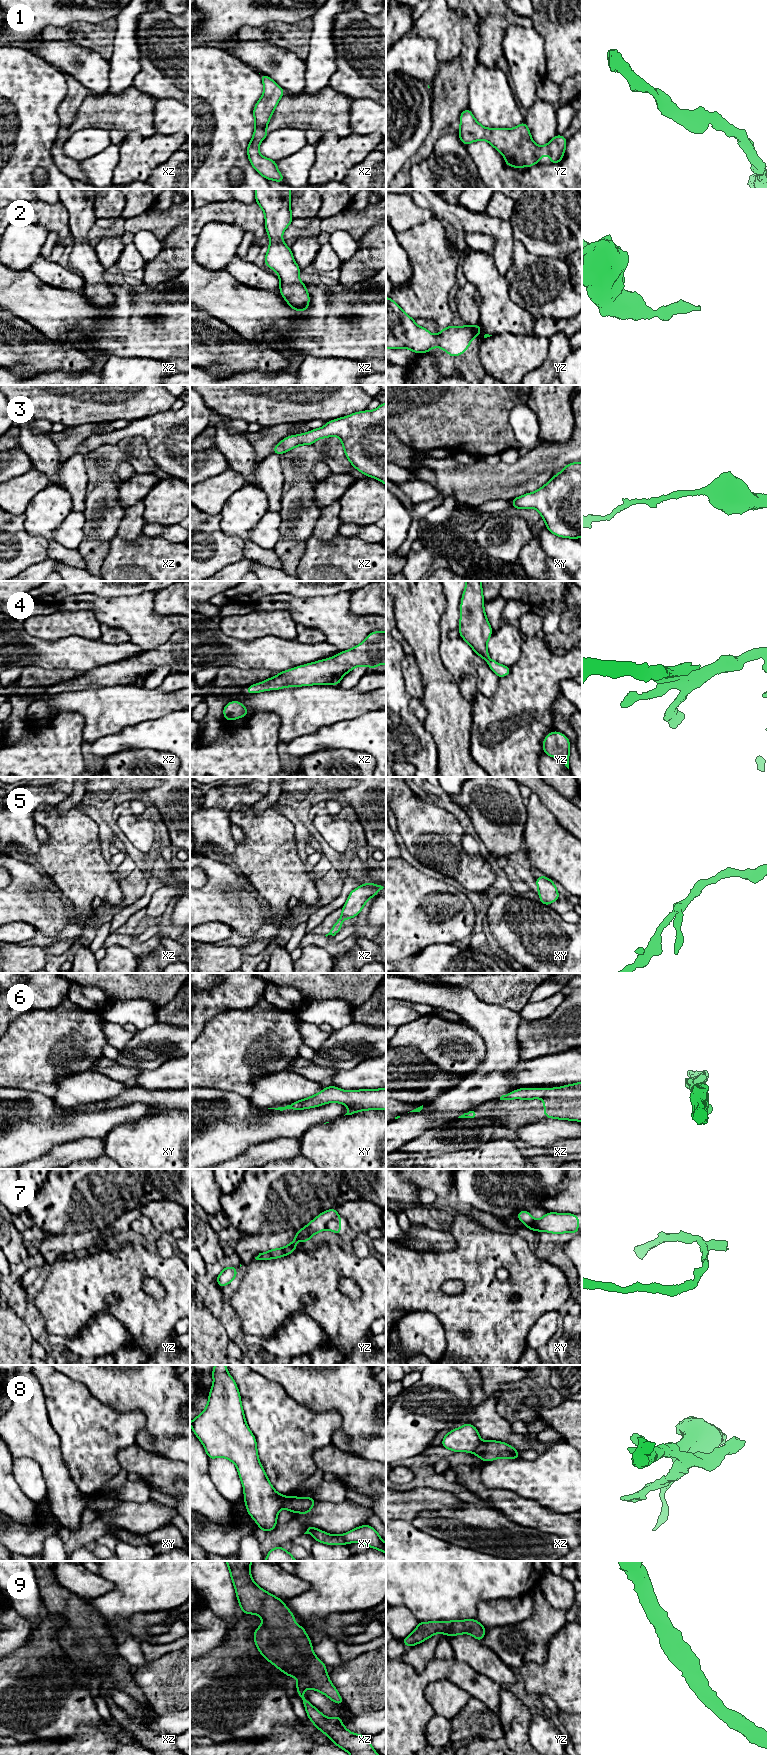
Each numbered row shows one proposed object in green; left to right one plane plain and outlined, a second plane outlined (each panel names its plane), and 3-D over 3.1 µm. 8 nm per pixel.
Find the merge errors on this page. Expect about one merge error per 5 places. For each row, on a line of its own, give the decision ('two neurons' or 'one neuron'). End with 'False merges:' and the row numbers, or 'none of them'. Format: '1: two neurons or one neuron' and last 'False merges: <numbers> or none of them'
1: one neuron
2: one neuron
3: one neuron
4: one neuron
5: one neuron
6: one neuron
7: two neurons
8: two neurons
9: one neuron
False merges: 7, 8

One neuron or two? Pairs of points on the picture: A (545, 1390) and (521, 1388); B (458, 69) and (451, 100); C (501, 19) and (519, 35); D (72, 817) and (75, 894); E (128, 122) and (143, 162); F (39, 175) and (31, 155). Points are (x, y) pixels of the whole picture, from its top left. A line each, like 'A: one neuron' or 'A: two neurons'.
A: one neuron
B: one neuron
C: two neurons
D: one neuron
E: two neurons
F: two neurons

